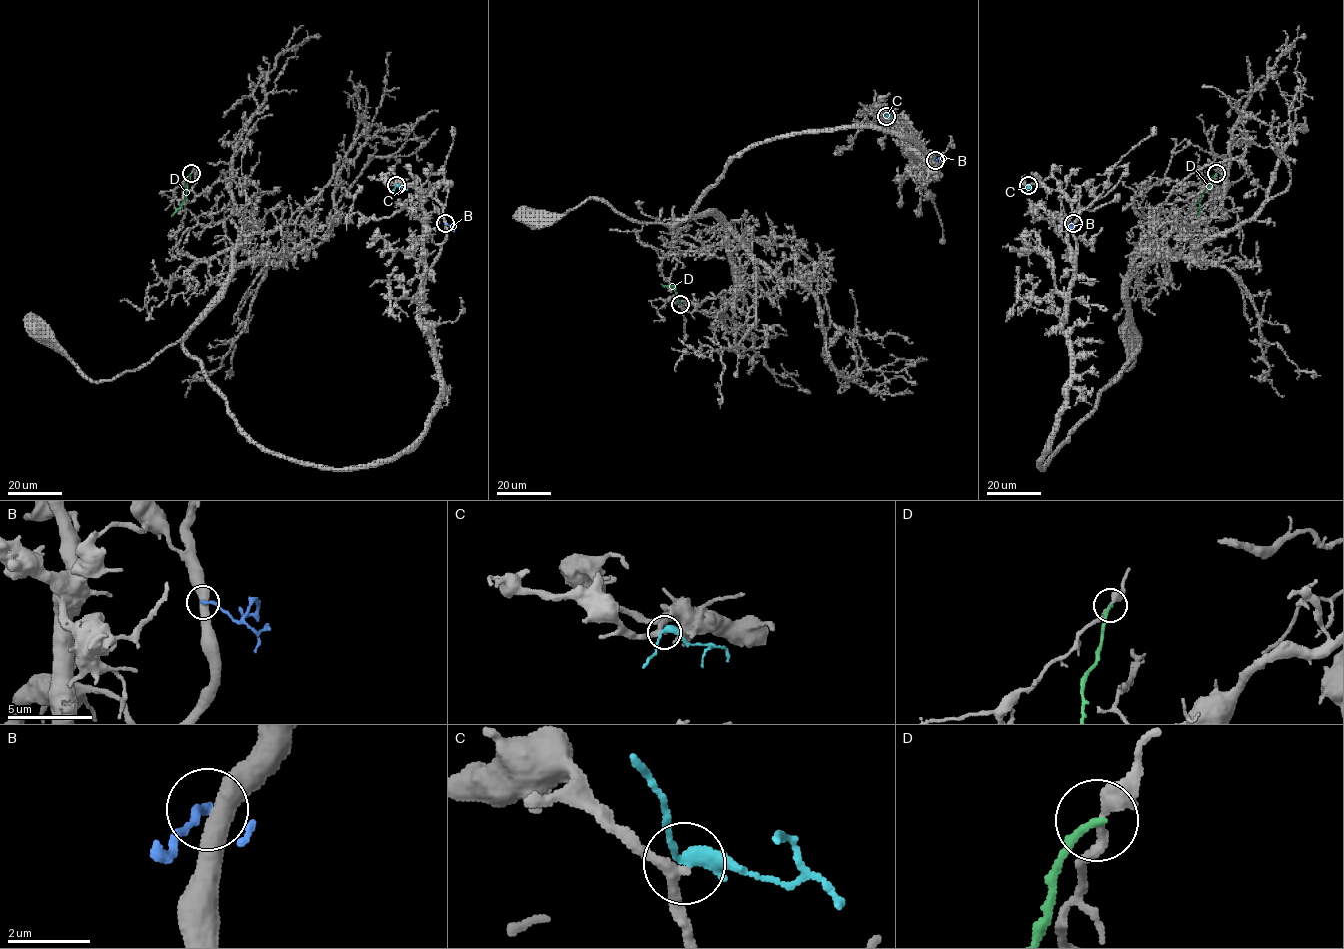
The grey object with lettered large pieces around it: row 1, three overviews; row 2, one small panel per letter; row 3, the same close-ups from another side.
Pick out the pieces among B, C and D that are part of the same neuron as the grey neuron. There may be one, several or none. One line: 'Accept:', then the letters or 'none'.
Accept: none

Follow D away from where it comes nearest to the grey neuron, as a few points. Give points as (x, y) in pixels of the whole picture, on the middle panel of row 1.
D: (681, 304), (675, 288), (661, 284)

